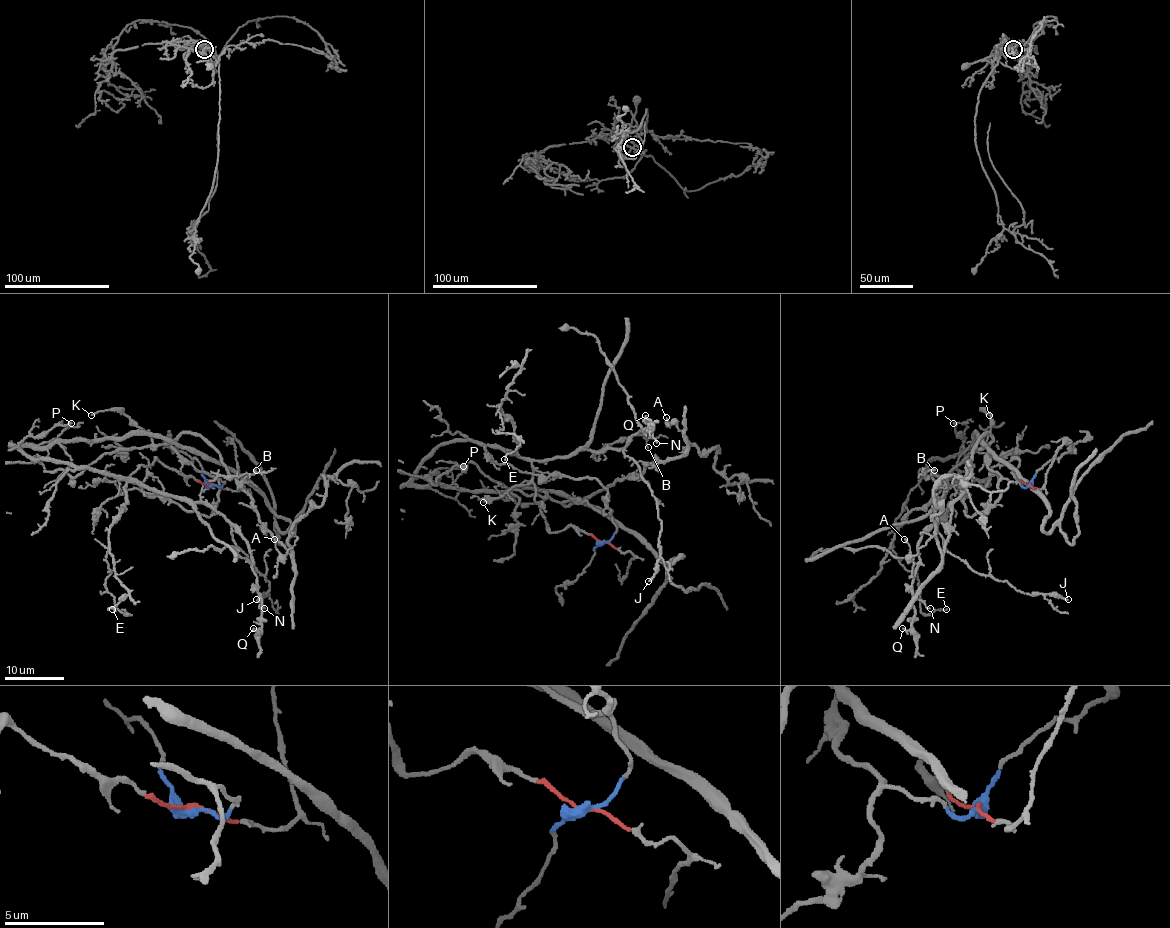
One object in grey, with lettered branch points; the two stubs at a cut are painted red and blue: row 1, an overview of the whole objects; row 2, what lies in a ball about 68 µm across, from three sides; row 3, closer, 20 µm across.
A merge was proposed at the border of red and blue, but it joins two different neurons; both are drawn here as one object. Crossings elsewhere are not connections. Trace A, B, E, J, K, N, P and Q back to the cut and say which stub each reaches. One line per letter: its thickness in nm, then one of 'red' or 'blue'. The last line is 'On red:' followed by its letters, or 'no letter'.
A: calibre 140 nm; blue
B: calibre 100 nm; red
E: calibre 130 nm; red
J: calibre 200 nm; red
K: calibre 120 nm; blue
N: calibre 140 nm; red
P: calibre 240 nm; red
Q: calibre 150 nm; red
On red: B, E, J, N, P, Q

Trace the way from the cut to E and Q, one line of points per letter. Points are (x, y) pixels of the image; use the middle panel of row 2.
E: (603, 542), (572, 526), (549, 531), (531, 462), (520, 456), (500, 404), (497, 431), (520, 445), (505, 459)
Q: (603, 542), (572, 526), (549, 531), (534, 496), (531, 462), (621, 449), (653, 427), (646, 415)

